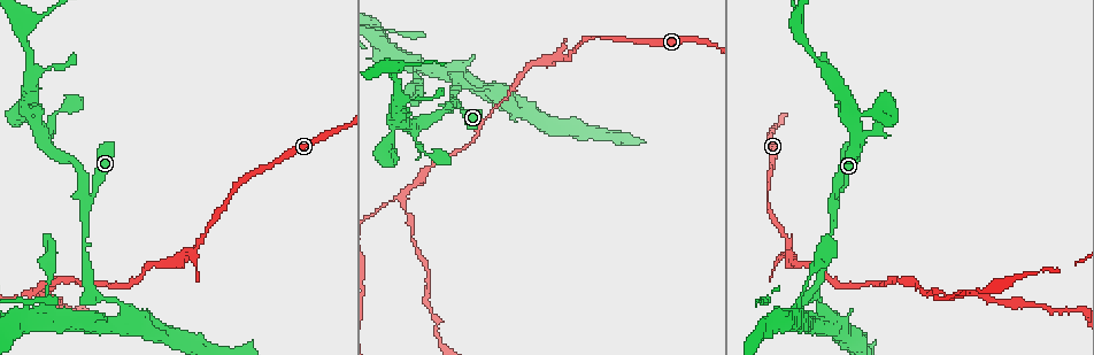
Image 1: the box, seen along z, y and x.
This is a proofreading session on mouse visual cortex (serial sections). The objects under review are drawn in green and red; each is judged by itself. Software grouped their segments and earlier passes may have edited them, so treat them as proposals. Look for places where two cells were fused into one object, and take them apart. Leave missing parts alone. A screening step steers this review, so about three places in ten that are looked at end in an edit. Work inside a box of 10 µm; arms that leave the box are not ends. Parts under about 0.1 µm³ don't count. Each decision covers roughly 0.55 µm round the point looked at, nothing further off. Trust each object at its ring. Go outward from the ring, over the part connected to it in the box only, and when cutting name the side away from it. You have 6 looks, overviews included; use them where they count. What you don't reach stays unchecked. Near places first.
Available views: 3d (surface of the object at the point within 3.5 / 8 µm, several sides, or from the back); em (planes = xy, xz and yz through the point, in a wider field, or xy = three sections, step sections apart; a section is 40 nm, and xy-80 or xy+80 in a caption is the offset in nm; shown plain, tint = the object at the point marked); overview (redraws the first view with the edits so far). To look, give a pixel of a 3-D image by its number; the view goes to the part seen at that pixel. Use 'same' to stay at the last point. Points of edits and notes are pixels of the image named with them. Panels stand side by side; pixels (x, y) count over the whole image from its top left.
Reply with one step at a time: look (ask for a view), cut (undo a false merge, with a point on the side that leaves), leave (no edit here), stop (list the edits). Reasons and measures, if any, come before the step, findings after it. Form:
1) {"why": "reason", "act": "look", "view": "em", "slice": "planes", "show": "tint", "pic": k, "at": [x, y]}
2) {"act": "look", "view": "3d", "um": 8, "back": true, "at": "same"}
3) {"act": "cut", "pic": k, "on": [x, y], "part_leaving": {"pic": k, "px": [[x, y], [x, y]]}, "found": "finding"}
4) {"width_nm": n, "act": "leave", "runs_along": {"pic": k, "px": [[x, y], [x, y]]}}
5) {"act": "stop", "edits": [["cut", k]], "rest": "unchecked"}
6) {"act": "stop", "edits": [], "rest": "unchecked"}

{"act": "look", "view": "3d", "um": 8, "pic": 1, "at": [788, 247]}

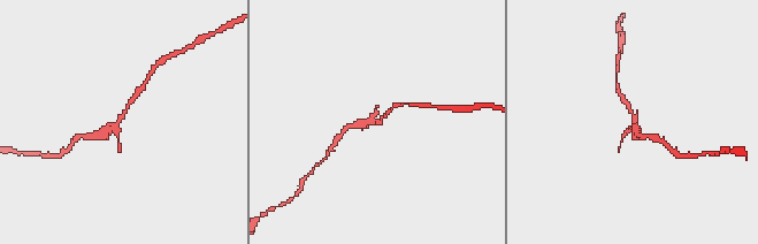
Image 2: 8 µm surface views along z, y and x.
{"why": "zoom in", "act": "look", "view": "3d", "um": 3.5, "at": "same"}

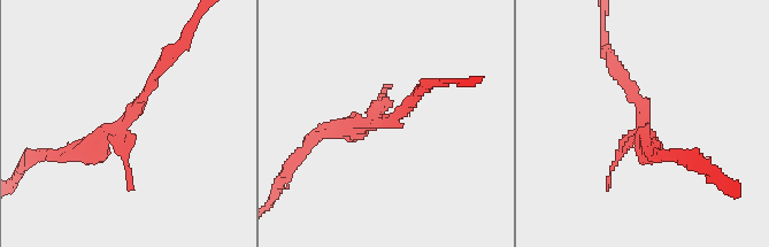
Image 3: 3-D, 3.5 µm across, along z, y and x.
{"act": "leave", "runs_along": {"pic": 3, "px": [[169, 56], [120, 126], [67, 155]]}, "found": "all the same cell"}

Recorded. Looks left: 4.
{"why": "abrupt turn", "act": "look", "view": "3d", "um": 3.5, "pic": 1, "at": [406, 194]}

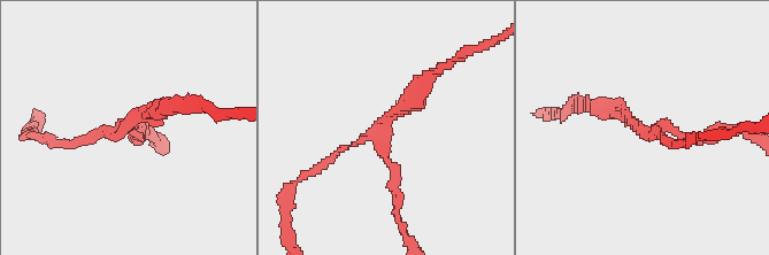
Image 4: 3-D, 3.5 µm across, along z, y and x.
{"arms": 3, "arm_widths_nm": [100, 150, 200], "why": "need the tissue", "act": "look", "view": "em", "slice": "xy", "step": 3, "show": "tint", "pic": 4, "at": [381, 127]}

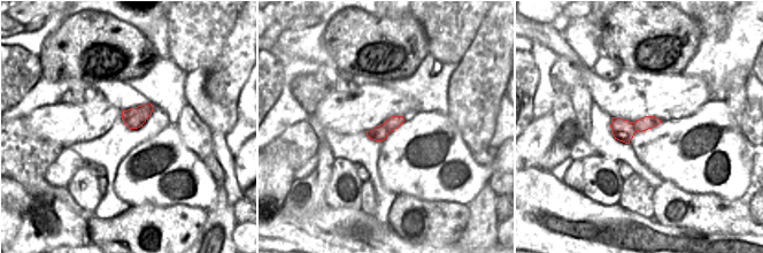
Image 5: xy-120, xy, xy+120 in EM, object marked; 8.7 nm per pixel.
{"act": "look", "view": "em", "slice": "xy", "step": 2, "show": "tint", "at": "same"}

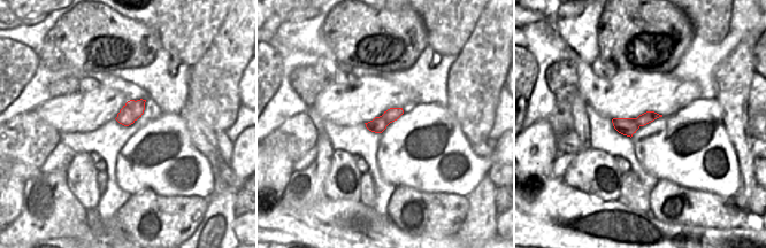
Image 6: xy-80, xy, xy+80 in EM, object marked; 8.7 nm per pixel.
{"act": "cut", "pic": 4, "on": [397, 174], "border": {"pic": 6, "px": [[142, 101], [132, 105], [137, 118]]}, "found": "a second cell is stuck on"}

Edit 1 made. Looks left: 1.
{"act": "stop", "edits": [["cut", 4]], "rest": "unchecked"}

